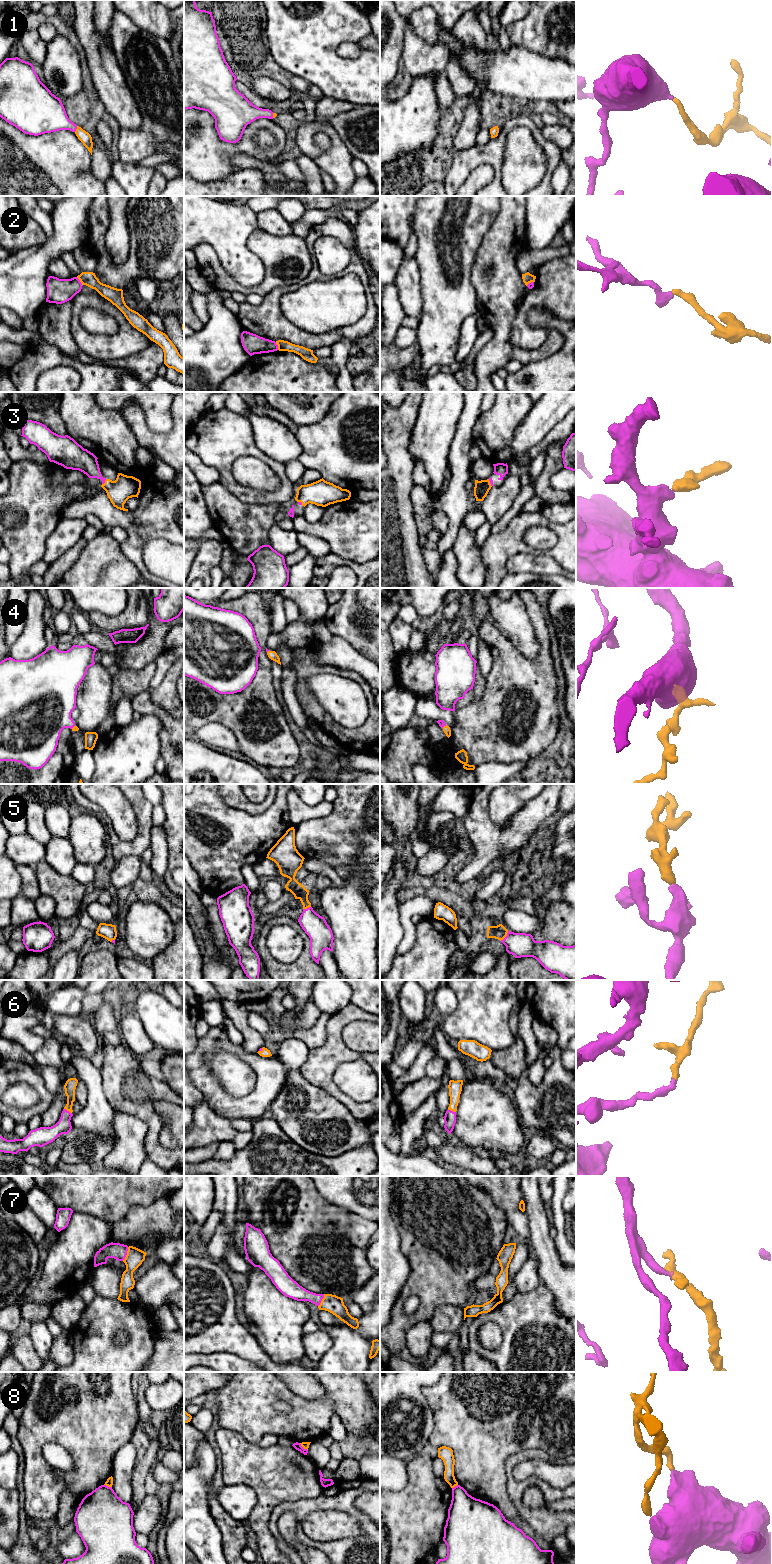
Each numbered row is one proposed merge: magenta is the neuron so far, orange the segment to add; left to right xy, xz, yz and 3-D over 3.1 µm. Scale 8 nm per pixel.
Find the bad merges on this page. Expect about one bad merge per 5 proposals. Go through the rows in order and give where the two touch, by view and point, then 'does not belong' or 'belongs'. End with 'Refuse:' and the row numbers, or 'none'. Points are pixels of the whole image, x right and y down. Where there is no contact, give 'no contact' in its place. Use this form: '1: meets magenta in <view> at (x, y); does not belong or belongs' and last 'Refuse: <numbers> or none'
1: meets magenta in xy at (76, 128); belongs
2: meets magenta in xy at (79, 281); does not belong
3: meets magenta in xy at (104, 482); belongs
4: meets magenta in yz at (444, 725); belongs
5: meets magenta in yz at (506, 936); belongs
6: meets magenta in xy at (68, 1111); belongs
7: meets magenta in xy at (126, 1254); belongs
8: meets magenta in xy at (107, 1486); does not belong
Refuse: 2, 8

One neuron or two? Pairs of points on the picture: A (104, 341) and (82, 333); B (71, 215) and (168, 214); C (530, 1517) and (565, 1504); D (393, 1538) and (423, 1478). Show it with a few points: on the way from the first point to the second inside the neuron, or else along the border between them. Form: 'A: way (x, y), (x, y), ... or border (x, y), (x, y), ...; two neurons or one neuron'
A: way (99, 341), (90, 341), (87, 338); one neuron
B: border (90, 206), (87, 212), (87, 239); two neurons
C: border (528, 1506), (565, 1510); two neurons
D: way (407, 1523), (421, 1509), (423, 1493); one neuron

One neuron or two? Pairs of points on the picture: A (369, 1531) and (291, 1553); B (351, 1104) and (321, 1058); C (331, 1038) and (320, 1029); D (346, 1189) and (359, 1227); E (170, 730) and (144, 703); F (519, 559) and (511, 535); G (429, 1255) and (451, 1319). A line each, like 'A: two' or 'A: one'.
A: one
B: one
C: two
D: two
E: one
F: two
G: two

